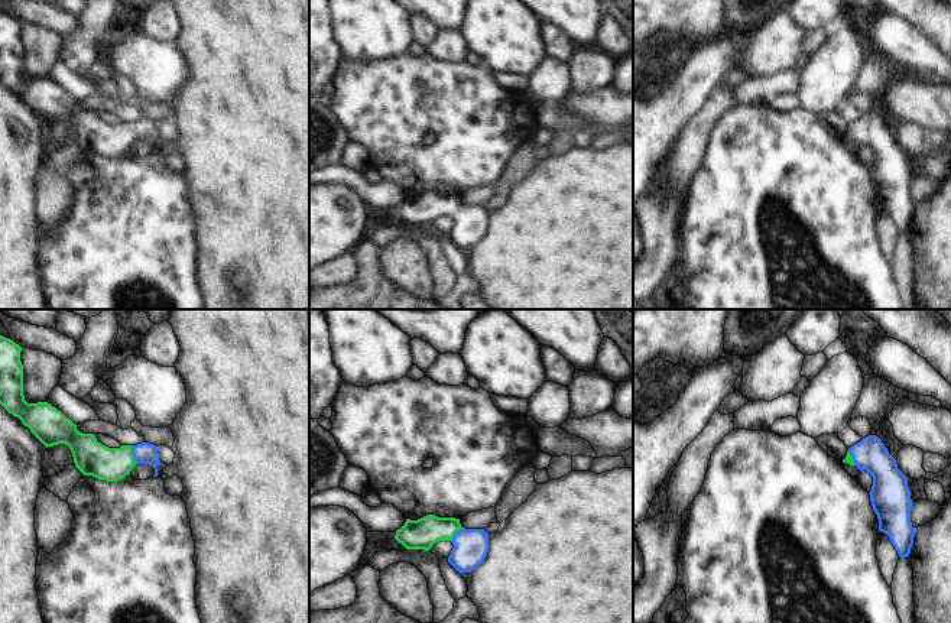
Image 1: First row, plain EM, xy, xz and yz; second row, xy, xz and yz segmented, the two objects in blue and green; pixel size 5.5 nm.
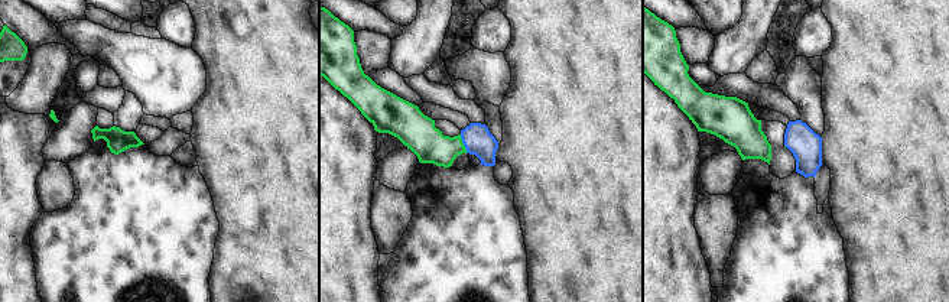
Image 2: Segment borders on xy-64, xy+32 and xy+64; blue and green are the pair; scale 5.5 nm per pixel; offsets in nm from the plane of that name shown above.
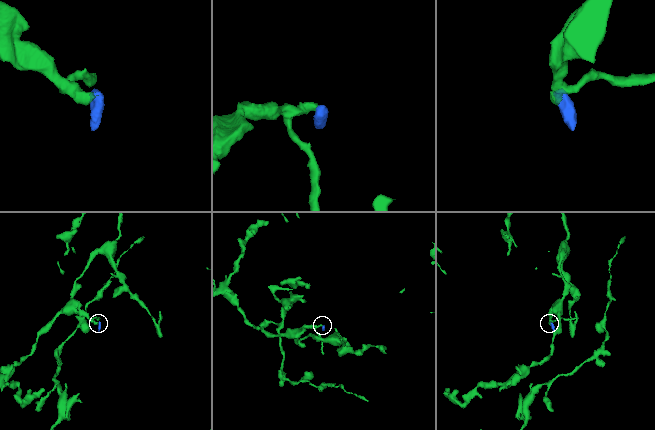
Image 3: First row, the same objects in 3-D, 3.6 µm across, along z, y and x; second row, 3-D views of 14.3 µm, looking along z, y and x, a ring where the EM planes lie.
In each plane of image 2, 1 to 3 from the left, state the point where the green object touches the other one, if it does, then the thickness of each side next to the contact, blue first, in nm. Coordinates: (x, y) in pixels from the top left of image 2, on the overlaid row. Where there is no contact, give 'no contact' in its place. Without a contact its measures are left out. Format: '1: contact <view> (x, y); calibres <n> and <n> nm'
1: no contact
2: contact xy+32 (464, 143); calibres 160 and 190 nm
3: no contact

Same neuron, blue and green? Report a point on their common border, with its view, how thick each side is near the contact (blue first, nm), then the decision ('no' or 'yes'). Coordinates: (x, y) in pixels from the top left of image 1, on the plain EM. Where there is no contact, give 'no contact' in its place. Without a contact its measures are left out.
xy (133, 132) | 120/190 nm | yes

